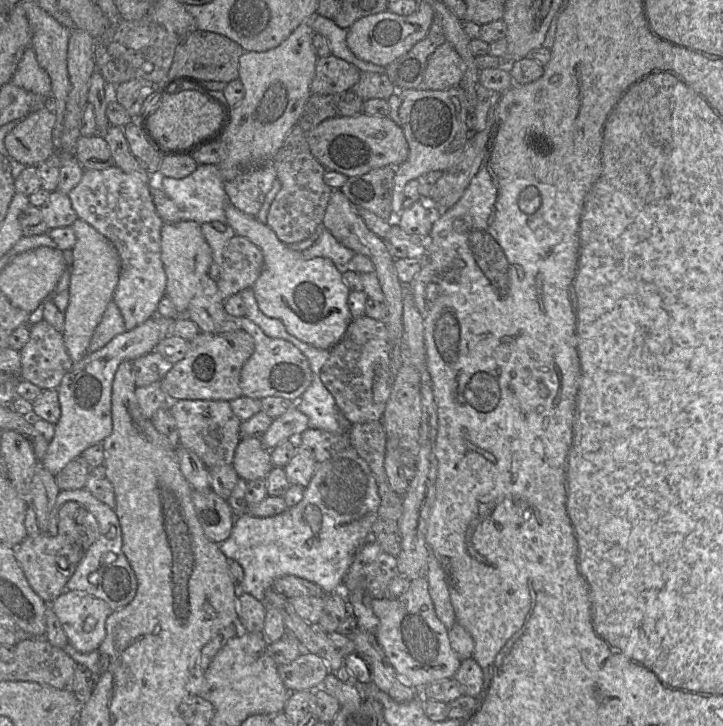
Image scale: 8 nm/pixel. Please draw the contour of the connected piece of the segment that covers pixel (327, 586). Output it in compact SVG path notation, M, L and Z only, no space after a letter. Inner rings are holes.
M348 447L331 459L319 463L301 501L284 512L270 517L256 517L250 513L237 516L231 533L219 544L222 553L237 561L243 568L244 576L238 591L251 594L264 602L265 593L273 589L273 583L283 576L295 576L319 586L325 594L343 589L345 576L362 544L372 536L380 497L375 477L365 460L358 456L353 447Z

